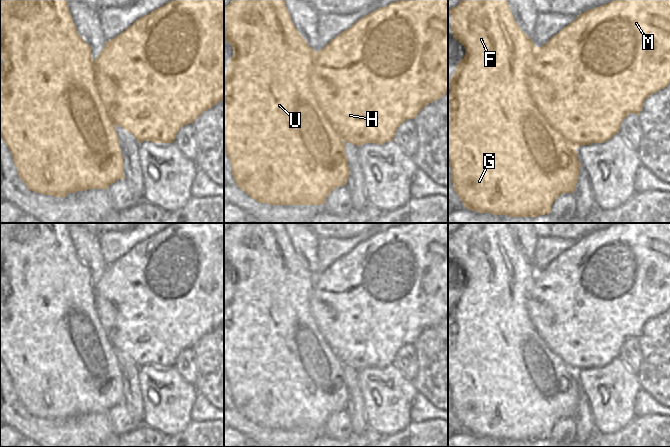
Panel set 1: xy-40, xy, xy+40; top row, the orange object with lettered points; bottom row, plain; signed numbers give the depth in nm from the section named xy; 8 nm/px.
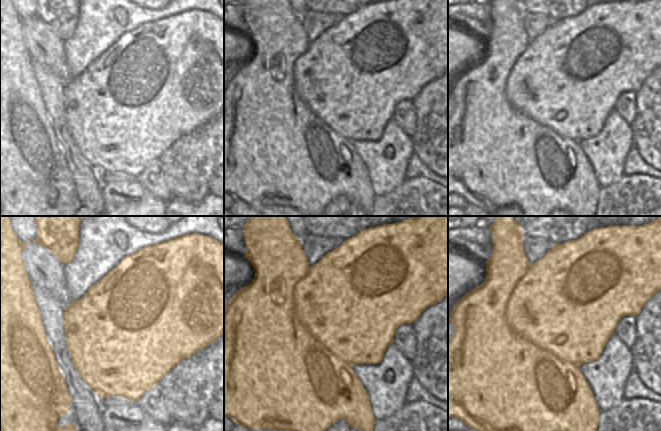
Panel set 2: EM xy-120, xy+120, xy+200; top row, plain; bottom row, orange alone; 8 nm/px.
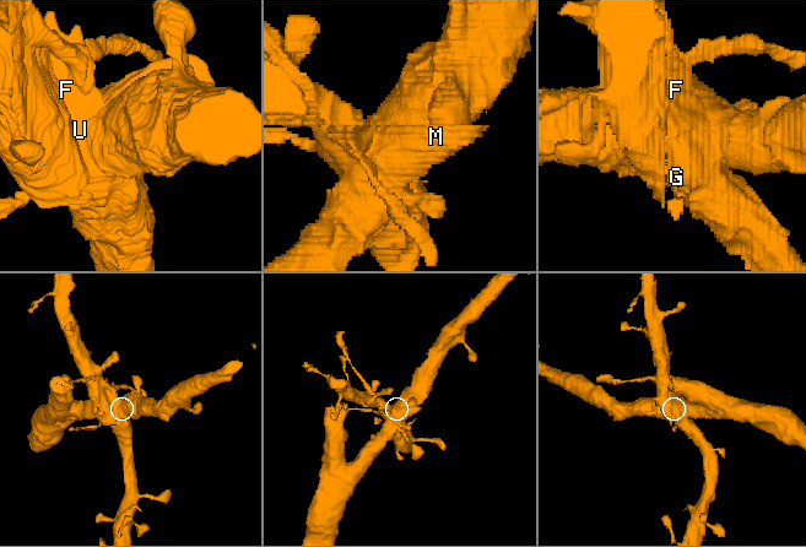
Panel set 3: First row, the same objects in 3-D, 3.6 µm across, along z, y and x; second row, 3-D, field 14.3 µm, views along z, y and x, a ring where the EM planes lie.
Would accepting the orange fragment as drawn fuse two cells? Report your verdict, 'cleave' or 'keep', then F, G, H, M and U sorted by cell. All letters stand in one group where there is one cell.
cleave; F G U / H M

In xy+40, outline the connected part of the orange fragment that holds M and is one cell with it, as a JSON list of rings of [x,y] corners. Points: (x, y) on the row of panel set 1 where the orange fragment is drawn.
[[[613,0],[606,5],[590,9],[561,29],[551,37],[542,47],[537,47],[537,56],[529,72],[527,84],[531,96],[545,116],[564,141],[568,141],[575,148],[582,145],[604,143],[619,133],[621,122],[630,114],[639,115],[643,102],[652,94],[664,89],[670,83],[670,0]]]

